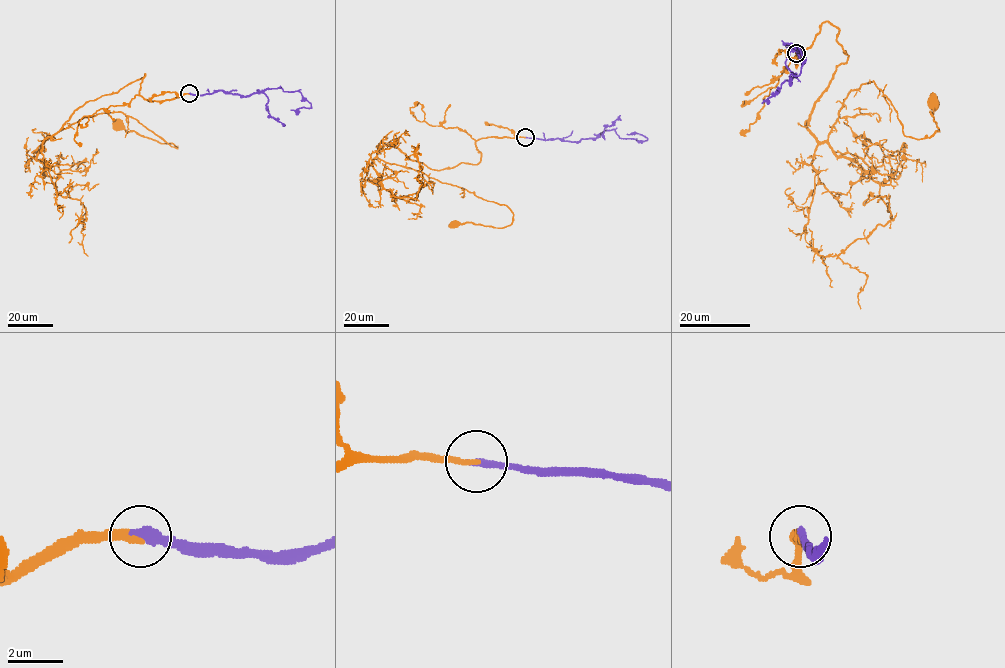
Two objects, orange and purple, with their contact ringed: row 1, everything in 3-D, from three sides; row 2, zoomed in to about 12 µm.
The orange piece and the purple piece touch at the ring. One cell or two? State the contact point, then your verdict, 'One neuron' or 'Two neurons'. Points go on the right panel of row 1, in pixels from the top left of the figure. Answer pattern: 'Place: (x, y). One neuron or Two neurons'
Place: (796, 53). One neuron

